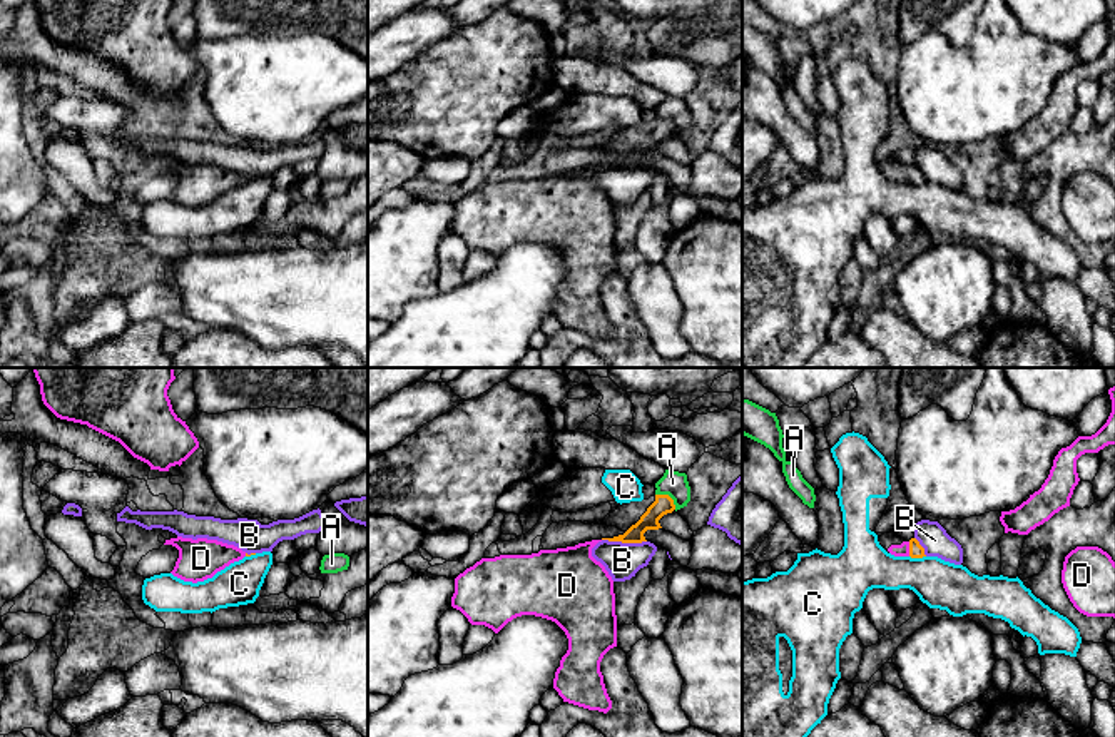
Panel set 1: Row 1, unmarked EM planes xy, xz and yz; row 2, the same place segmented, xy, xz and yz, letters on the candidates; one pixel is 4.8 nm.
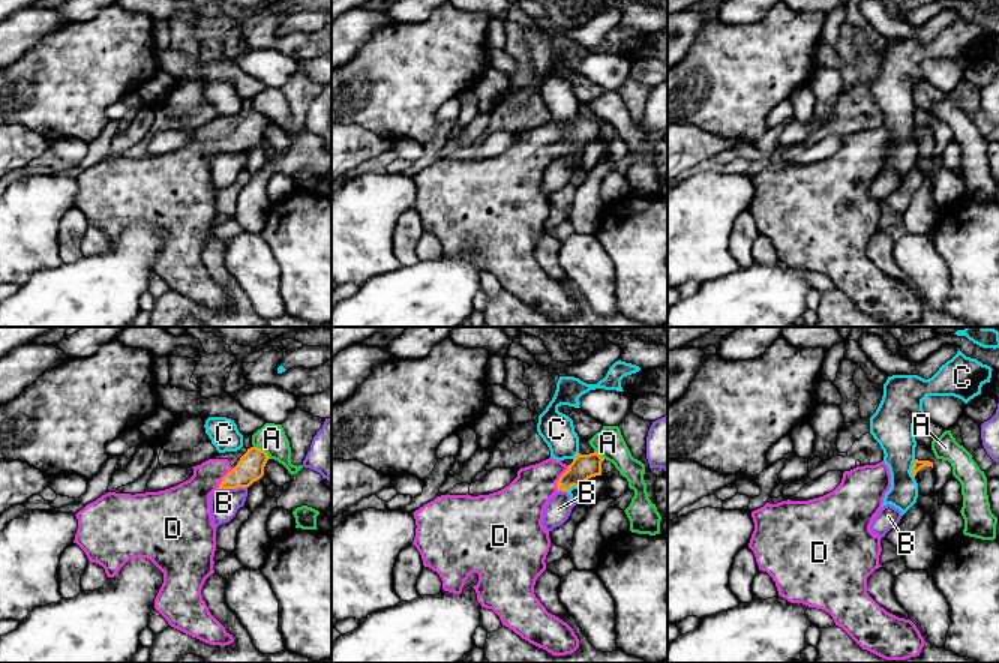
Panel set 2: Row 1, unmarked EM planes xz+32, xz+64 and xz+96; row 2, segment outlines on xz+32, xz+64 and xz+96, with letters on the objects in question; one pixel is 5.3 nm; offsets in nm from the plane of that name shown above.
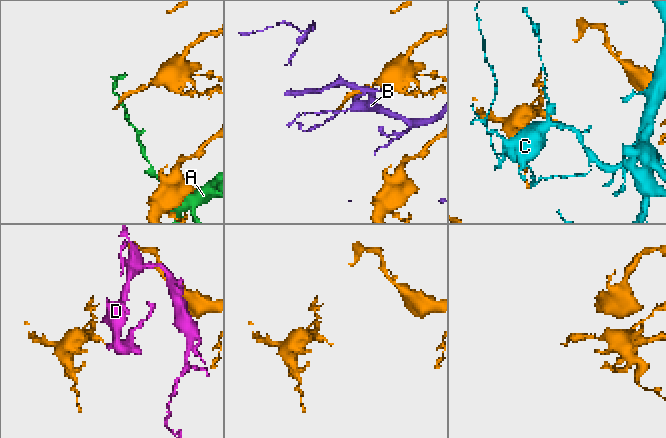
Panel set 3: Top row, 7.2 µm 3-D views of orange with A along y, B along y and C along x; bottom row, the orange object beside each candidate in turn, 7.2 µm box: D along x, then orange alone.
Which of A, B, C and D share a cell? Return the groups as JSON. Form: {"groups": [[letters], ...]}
{"groups": [["A"], ["B"], ["C"], ["D"]]}

